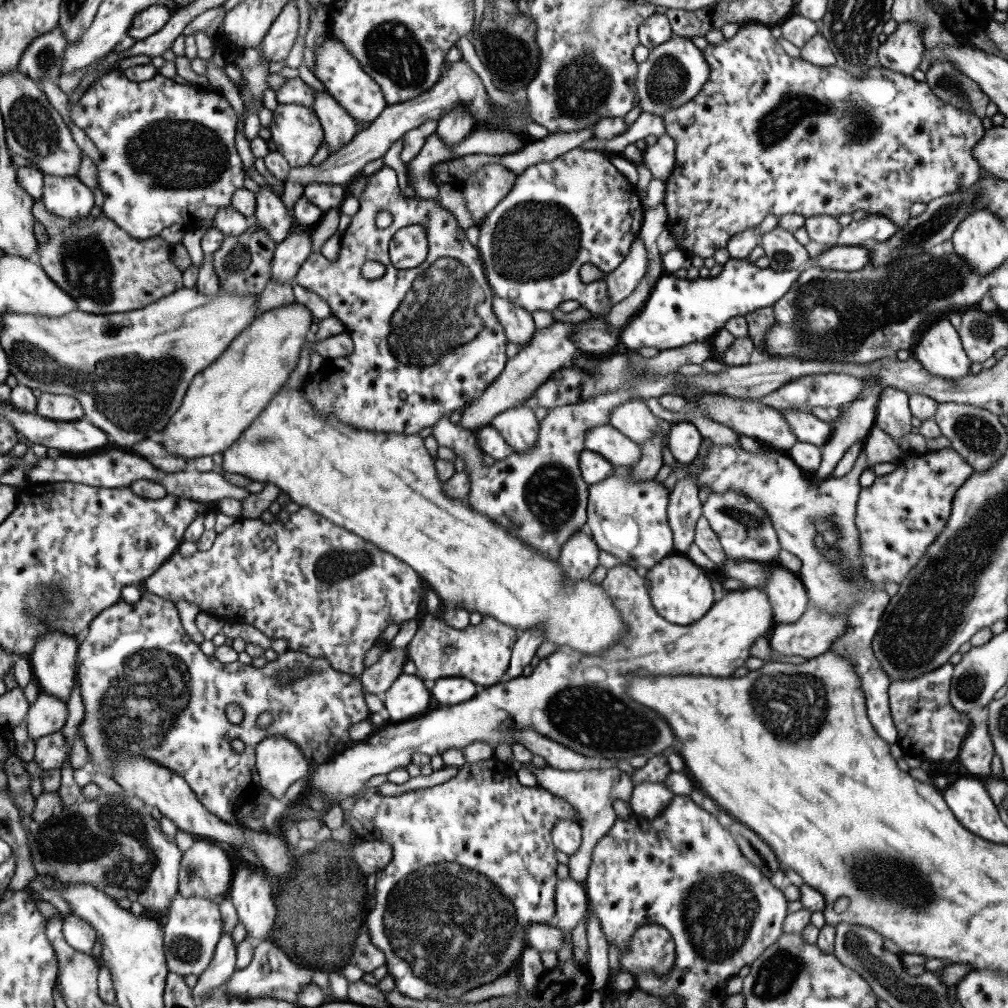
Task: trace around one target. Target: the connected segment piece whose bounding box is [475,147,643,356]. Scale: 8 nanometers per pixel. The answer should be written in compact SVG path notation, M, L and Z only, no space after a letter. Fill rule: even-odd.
M577 147L554 160L532 164L521 171L511 190L477 224L479 234L475 247L493 295L510 300L528 313L550 311L565 300L576 300L591 313L590 319L575 324L571 332L577 350L582 354L606 356L621 350L621 346L619 330L609 328L602 318L611 308L611 302L607 302L605 280L583 284L578 270L582 264L593 264L605 274L613 271L625 258L630 244L638 238L642 214L642 202L635 186L609 163L608 154Z

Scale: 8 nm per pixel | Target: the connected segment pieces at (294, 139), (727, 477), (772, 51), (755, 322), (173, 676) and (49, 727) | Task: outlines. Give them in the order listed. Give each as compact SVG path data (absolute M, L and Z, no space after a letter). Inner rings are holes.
M299 104L277 105L269 124L270 140L290 167L305 166L323 142L315 112Z
M712 444L703 462L693 460L687 464L680 463L676 480L681 479L693 463L701 463L697 472L698 488L707 486L716 494L745 494L764 510L775 530L780 550L799 558L800 568L796 574L810 604L821 612L829 612L829 616L847 614L844 616L846 631L835 638L829 649L849 660L859 676L866 715L874 731L888 744L897 742L897 732L888 706L890 678L881 669L870 645L890 597L861 573L859 532L855 527L856 503L862 489L857 480L865 468L865 452L860 452L849 472L840 477L829 476L817 484L812 484L808 474L784 452L774 449L749 453L740 445Z
M745 23L739 26L735 35L728 40L723 39L719 44L707 44L702 56L709 68L707 81L693 99L677 108L667 109L661 116L665 133L675 142L673 169L664 182L663 203L667 214L665 226L674 236L676 248L689 258L709 258L715 249L726 247L731 236L743 232L747 227L755 227L767 213L773 213L778 217L791 212L801 214L806 219L819 214L838 217L841 214L863 210L868 214L885 216L899 230L910 219L909 207L914 202L926 203L949 192L957 192L963 188L969 190L981 176L981 167L972 154L972 149L984 132L980 118L971 111L958 109L943 102L943 99L933 94L925 81L918 82L911 76L904 76L879 66L869 68L862 76L852 78L834 65L817 67L801 58L791 58L771 36L769 25L761 23Z
M764 306L747 312L744 318L747 323L748 337L754 347L749 363L758 363L767 357L767 353L763 351L763 340L765 340L767 332L771 330L771 326L776 324L775 315L773 315L771 306Z
M145 590L141 591L137 602L126 603L121 599L94 616L78 644L76 676L83 703L83 718L78 734L88 756L98 765L97 770L111 777L112 766L106 760L111 763L119 749L125 749L131 755L147 757L185 780L205 810L221 822L234 822L236 810L253 803L262 790L253 752L263 737L281 735L293 741L307 759L308 765L319 766L353 743L347 728L367 720L370 714L365 707L358 678L333 670L329 661L323 657L285 650L275 660L267 661L263 667L257 668L239 660L221 664L213 655L201 653L199 645L191 641L183 630L174 603ZM295 665L307 667L307 674L291 680L285 686L279 686L275 673ZM227 704L237 704L241 708L243 715L240 723L231 724L227 721ZM265 712L271 714L271 723L267 727L257 727L255 720ZM233 738L238 738L245 745L242 752L237 753L229 747Z
M40 692L35 702L29 705L25 713L25 724L28 735L33 742L41 737L59 731L67 718L65 701Z

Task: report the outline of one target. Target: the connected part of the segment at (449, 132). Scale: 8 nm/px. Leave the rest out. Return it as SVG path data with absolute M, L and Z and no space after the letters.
M455 107L455 109L445 112L436 121L435 133L445 146L453 147L465 138L473 128L475 128L473 119L471 119L467 108Z

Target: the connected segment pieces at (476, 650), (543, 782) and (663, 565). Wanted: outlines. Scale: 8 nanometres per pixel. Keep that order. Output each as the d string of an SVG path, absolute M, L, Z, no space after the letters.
M429 616L419 622L415 634L406 644L406 660L415 664L415 675L428 684L446 677L463 677L474 685L489 687L507 672L511 646L517 636L517 632L487 616L477 626L468 625L463 630L447 626L440 617Z
M514 758L508 759L507 764L511 766L511 770L517 773L520 769L528 769L531 774L535 775L537 785L545 788L547 792L559 796L571 804L577 812L578 823L581 828L581 845L577 847L575 853L568 856L567 870L568 876L573 881L583 885L585 884L585 875L591 862L591 851L595 843L611 828L616 821L613 810L613 799L619 799L629 802L631 791L633 790L633 781L629 774L615 768L595 768L595 770L581 770L574 772L573 770L558 770L557 768L535 768L531 763L520 764Z
M672 554L642 572L649 600L658 616L667 623L687 627L700 620L713 604L713 590L706 573L686 556Z

